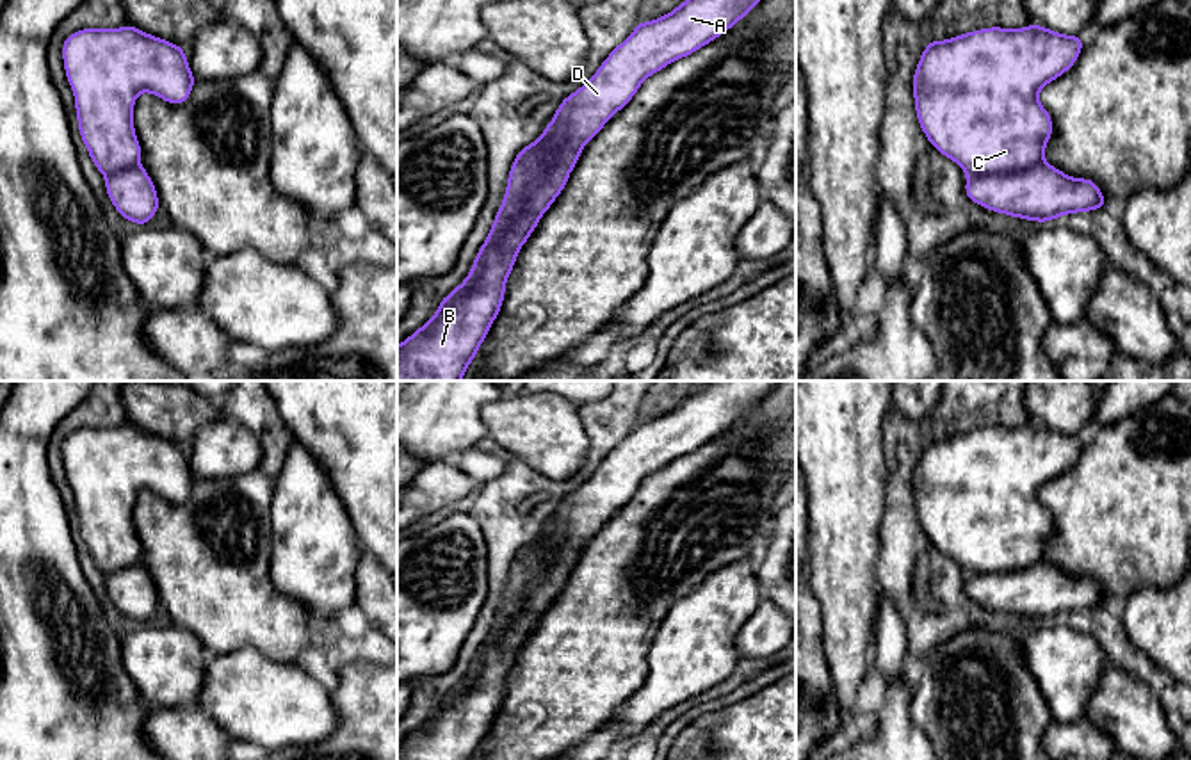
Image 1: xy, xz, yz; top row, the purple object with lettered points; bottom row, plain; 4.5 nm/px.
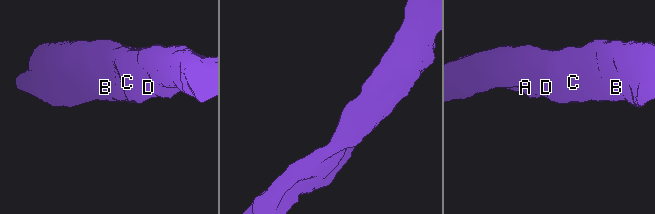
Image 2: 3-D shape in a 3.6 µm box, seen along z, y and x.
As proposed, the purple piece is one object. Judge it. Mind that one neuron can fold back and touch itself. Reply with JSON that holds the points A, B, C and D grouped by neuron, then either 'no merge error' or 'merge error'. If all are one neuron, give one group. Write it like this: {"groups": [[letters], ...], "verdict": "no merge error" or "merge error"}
{"groups": [["A", "B", "C", "D"]], "verdict": "no merge error"}

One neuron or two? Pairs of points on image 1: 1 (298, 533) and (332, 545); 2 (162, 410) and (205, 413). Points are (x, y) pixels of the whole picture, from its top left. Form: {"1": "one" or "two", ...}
{"1": "one", "2": "one"}

